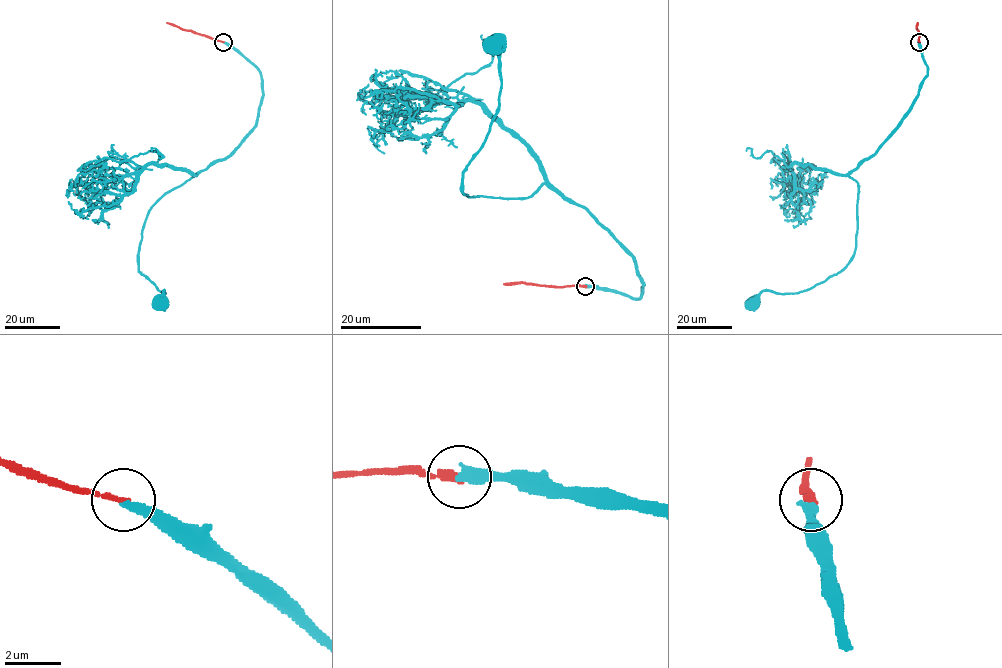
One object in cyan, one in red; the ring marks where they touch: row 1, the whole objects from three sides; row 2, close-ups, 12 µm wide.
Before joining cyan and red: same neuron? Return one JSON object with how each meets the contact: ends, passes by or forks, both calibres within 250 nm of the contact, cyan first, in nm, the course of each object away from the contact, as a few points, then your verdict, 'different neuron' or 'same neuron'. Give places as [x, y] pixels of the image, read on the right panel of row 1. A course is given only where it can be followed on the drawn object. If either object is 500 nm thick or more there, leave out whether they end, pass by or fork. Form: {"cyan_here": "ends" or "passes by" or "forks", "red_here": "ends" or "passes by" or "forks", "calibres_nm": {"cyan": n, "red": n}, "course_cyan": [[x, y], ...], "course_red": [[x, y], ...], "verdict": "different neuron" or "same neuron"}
{"cyan_here": "ends", "red_here": "ends", "calibres_nm": {"cyan": 340, "red": 240}, "course_cyan": [[919, 42], [927, 73], [912, 108], [848, 175], [858, 183], [852, 260], [809, 289], [762, 291], [755, 301]], "course_red": [[919, 42], [917, 22]], "verdict": "different neuron"}

